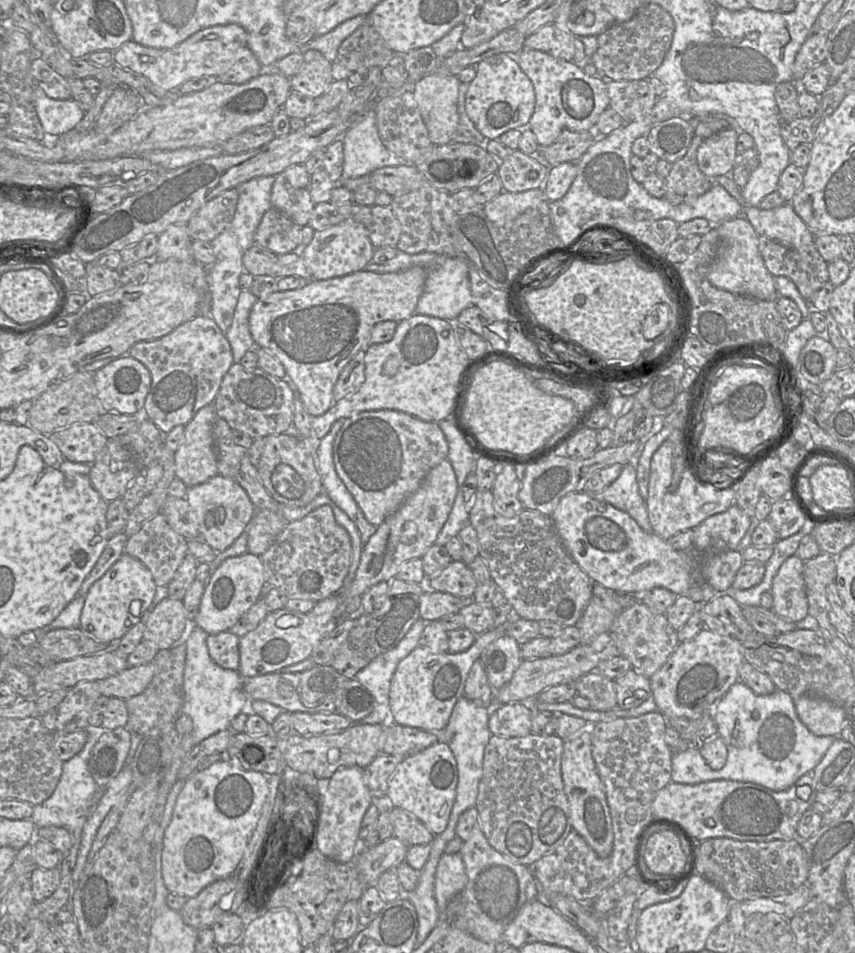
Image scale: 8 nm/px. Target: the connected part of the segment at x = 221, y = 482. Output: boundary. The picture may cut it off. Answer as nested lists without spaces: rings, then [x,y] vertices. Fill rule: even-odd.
[[[218,474],[205,483],[188,488],[185,499],[197,518],[201,538],[217,553],[225,551],[234,543],[256,513],[247,492],[237,481]]]

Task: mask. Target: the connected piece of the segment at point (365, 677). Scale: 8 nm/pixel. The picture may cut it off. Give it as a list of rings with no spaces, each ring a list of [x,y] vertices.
[[[418,619],[396,647],[377,656],[356,674],[354,679],[360,682],[373,696],[374,709],[365,718],[353,721],[353,725],[388,723],[390,720],[391,679],[399,662],[419,645],[425,624],[426,622]]]

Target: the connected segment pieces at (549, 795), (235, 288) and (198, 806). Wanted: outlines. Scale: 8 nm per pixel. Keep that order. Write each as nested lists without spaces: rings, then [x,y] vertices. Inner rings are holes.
[[[534,733],[514,738],[492,735],[485,747],[483,773],[475,806],[480,828],[490,846],[514,863],[532,867],[536,861],[560,846],[573,829],[561,773],[563,747],[564,740],[556,734]]]
[[[258,176],[238,185],[238,203],[236,212],[228,227],[214,238],[210,244],[216,260],[208,268],[207,283],[211,294],[210,316],[225,334],[232,324],[240,292],[239,277],[244,271],[243,255],[251,248],[254,234],[263,215],[272,207],[271,191],[275,176]]]
[[[224,757],[222,760],[215,762],[203,771],[196,773],[193,772],[187,779],[184,780],[184,785],[176,799],[171,822],[164,833],[163,849],[161,853],[162,878],[166,888],[170,893],[175,893],[186,898],[191,898],[198,895],[199,892],[206,886],[217,880],[225,879],[234,872],[243,856],[252,831],[254,830],[260,817],[260,811],[268,792],[268,780],[263,773],[258,771],[243,770],[235,762],[231,762],[227,757]]]

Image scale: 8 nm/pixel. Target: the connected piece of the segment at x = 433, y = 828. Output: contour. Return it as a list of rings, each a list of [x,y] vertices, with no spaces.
[[[438,741],[419,753],[406,756],[388,780],[386,799],[391,807],[414,815],[434,835],[447,827],[456,797],[458,770],[449,746]]]

